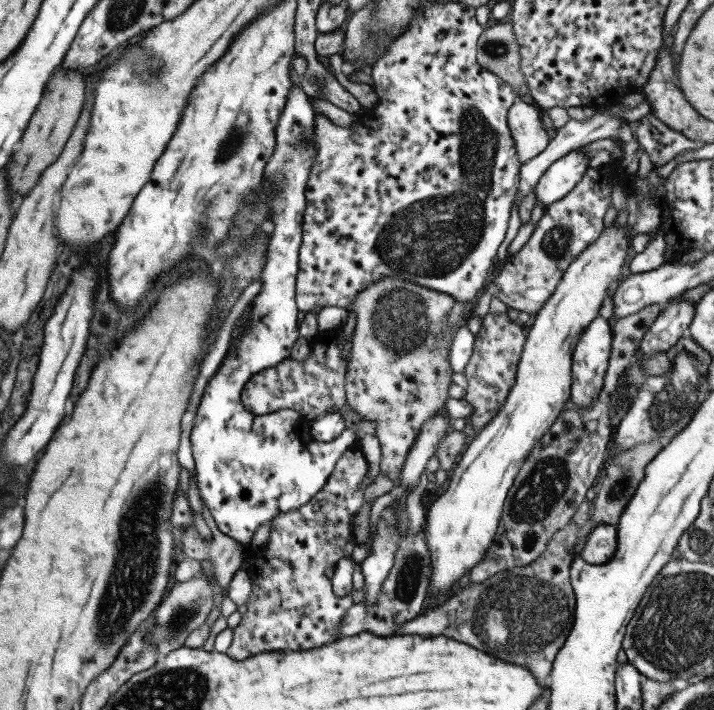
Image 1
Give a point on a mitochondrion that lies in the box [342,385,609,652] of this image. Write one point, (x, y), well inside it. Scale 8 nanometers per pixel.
(536, 494)

